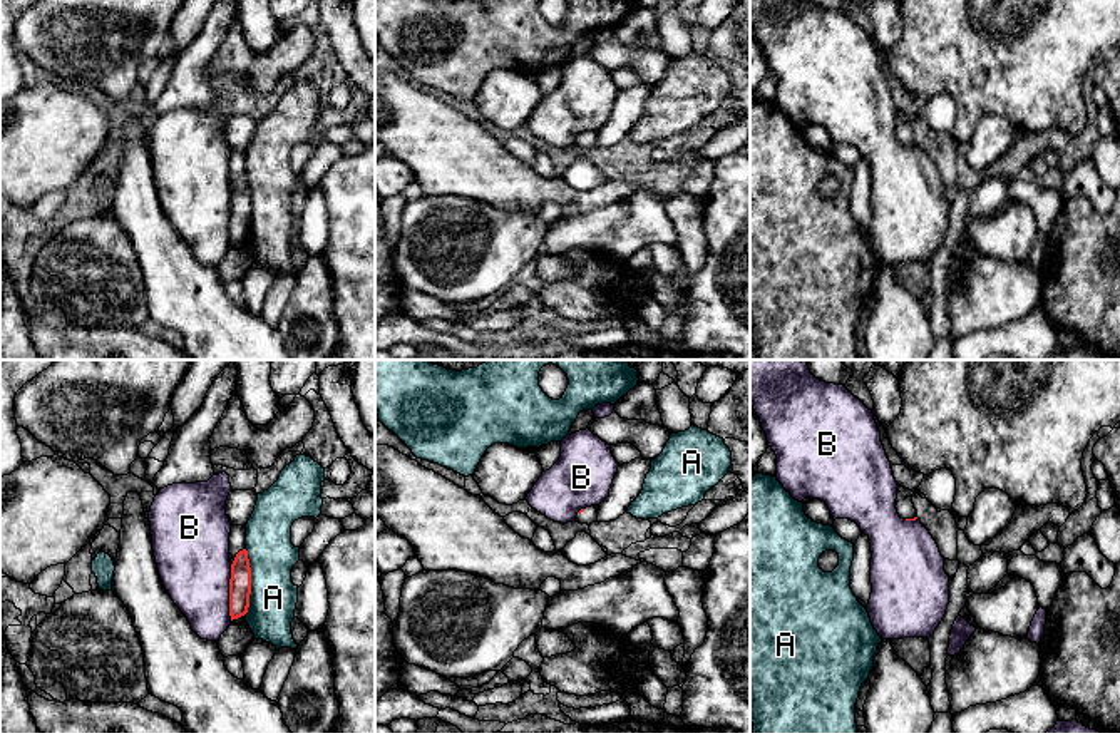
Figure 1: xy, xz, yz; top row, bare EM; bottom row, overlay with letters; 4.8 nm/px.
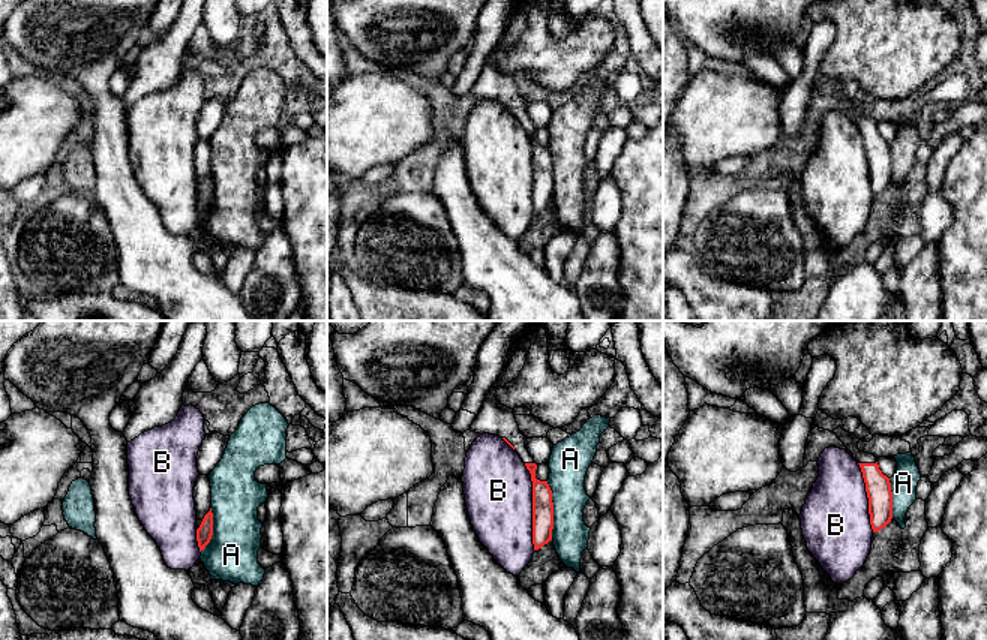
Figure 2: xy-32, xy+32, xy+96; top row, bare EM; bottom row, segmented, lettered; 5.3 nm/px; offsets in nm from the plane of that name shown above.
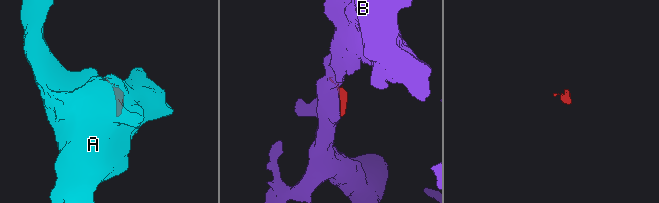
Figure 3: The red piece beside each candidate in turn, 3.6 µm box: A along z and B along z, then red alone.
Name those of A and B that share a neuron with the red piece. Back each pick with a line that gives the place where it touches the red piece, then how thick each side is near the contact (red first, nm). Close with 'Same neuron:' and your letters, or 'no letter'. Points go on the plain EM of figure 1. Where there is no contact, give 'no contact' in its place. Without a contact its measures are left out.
Same neuron: no letter

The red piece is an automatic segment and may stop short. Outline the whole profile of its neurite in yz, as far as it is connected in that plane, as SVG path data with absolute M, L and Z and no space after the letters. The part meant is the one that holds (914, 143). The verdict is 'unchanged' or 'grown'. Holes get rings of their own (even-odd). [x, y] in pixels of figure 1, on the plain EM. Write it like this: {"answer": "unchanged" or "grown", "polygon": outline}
{"answer": "grown", "polygon": "M897 112L896 134L901 144L916 146L916 134L912 129L912 115Z"}

